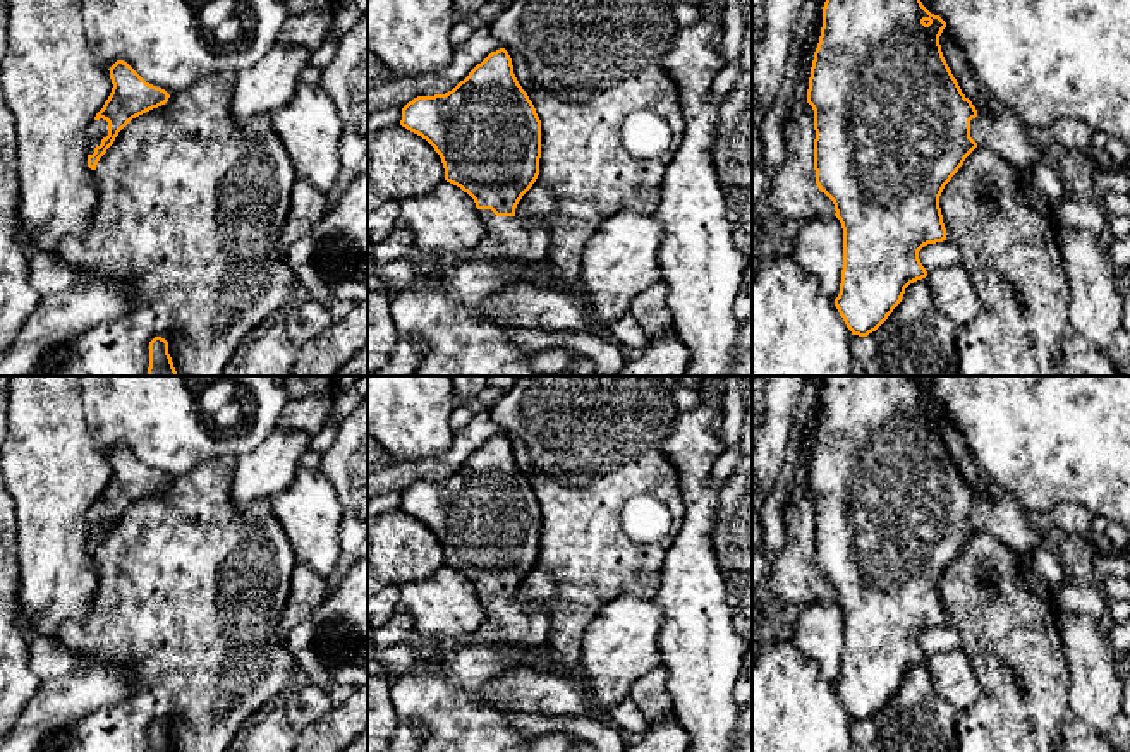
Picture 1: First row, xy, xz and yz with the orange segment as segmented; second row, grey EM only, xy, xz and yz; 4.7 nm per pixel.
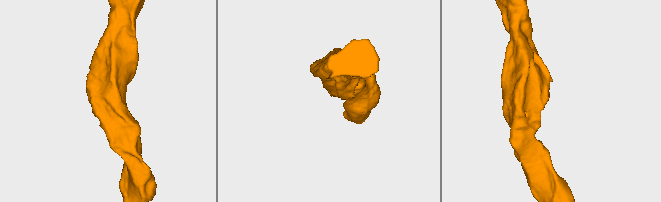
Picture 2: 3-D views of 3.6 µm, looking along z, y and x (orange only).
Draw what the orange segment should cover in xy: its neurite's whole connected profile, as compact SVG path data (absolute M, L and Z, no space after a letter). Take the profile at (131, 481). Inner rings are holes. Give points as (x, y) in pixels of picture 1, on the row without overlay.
M117 445L108 455L112 477L89 510L88 551L91 555L96 555L100 543L132 503L165 489L170 482L165 474L146 467L124 445Z

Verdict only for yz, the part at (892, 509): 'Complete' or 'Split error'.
Split error

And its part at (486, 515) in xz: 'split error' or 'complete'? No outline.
split error

